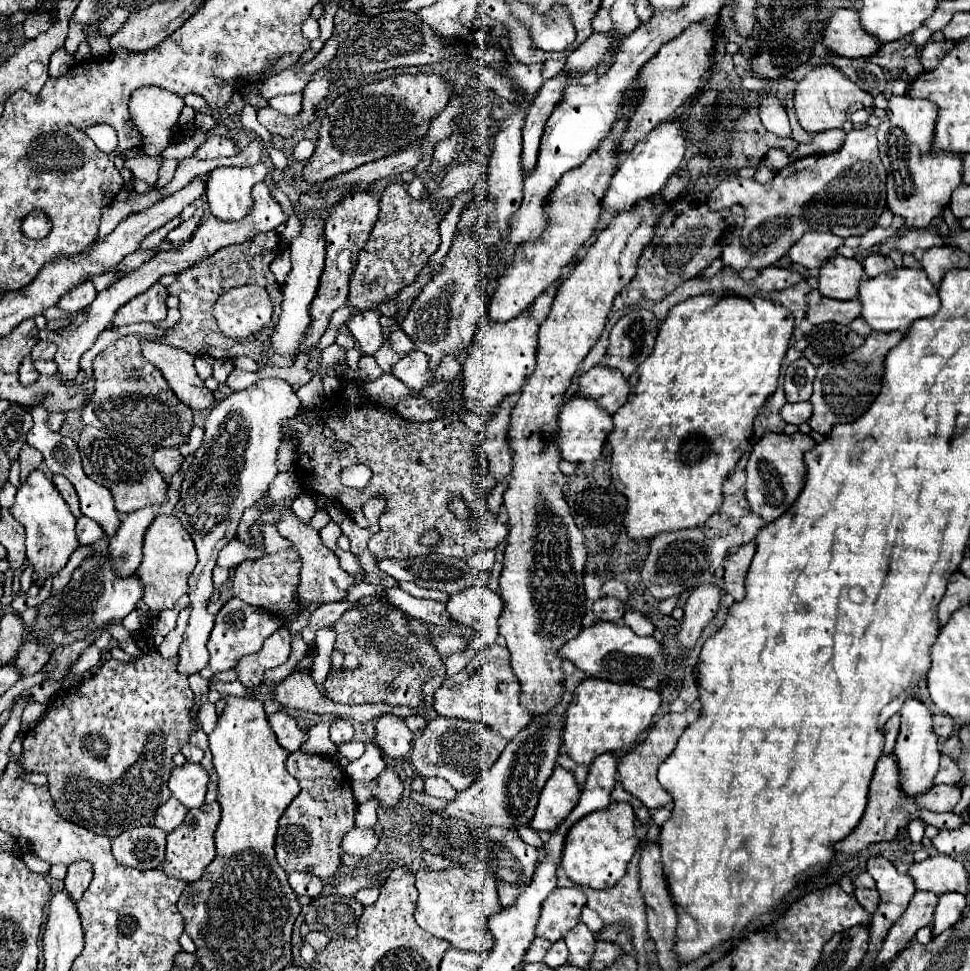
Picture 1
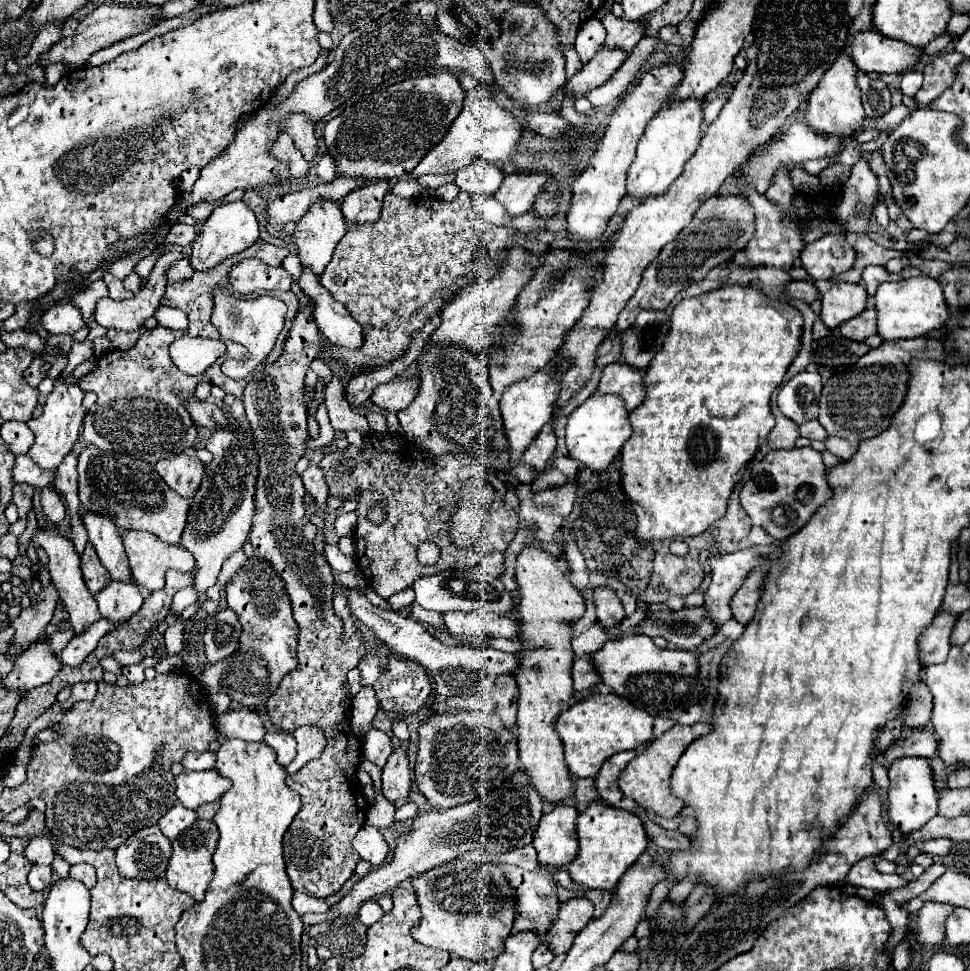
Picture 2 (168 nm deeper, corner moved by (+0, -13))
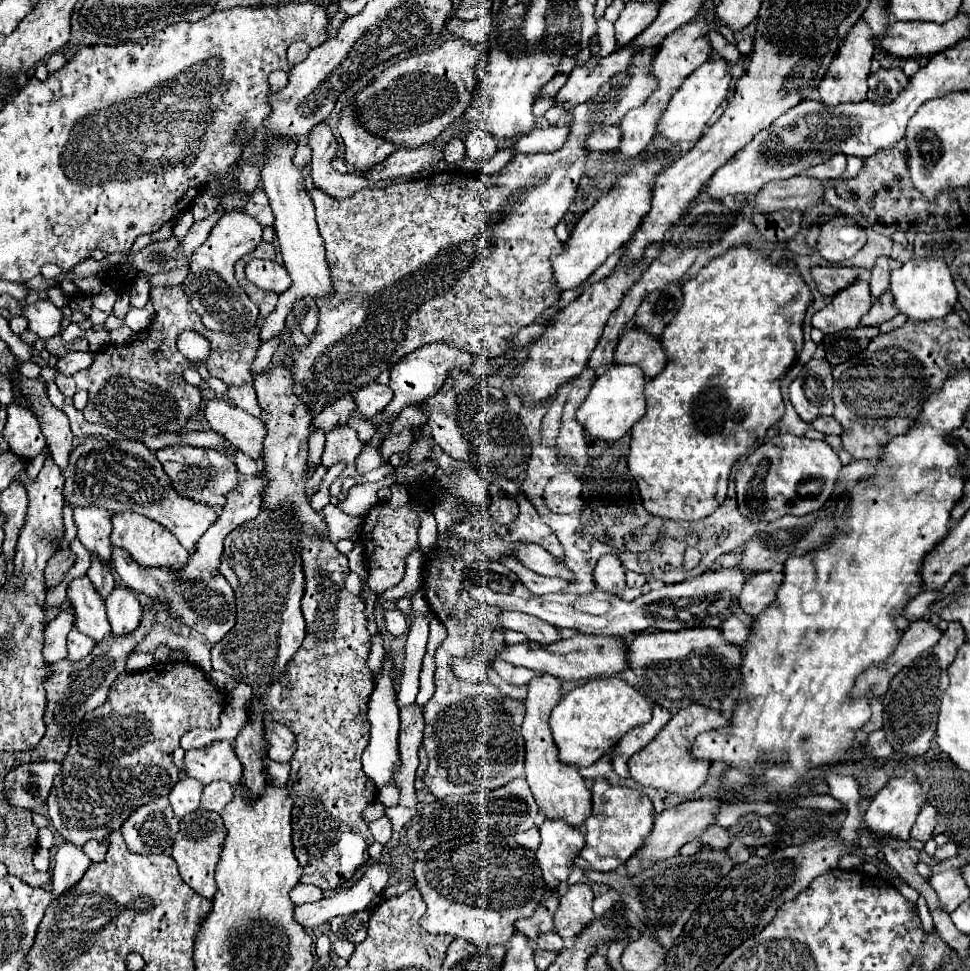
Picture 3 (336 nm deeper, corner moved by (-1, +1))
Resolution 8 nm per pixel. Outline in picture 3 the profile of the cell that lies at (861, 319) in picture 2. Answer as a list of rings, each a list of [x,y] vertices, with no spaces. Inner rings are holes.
[[[887,290],[885,294],[881,294],[881,298],[877,298],[873,302],[871,310],[865,314],[865,326],[879,326],[879,324],[891,320],[897,314],[899,314],[899,310],[895,308],[895,298]]]

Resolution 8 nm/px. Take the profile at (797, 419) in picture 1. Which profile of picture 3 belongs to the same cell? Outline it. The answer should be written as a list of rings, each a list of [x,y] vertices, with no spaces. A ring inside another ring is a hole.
[[[833,416],[831,418],[817,418],[811,426],[817,432],[821,432],[821,434],[835,434],[835,436],[839,436],[843,432],[843,426]]]

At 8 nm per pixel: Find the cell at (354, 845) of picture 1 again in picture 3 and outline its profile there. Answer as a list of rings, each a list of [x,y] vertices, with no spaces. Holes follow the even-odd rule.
[[[381,816],[379,820],[375,820],[375,822],[369,824],[369,830],[371,830],[375,842],[387,844],[389,838],[391,838],[391,820],[387,816]]]

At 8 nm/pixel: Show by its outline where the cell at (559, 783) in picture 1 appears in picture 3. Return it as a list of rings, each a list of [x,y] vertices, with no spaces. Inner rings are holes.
[[[545,820],[541,824],[541,844],[537,848],[537,862],[543,870],[543,878],[547,882],[549,890],[559,890],[559,884],[563,884],[569,878],[569,870],[573,866],[573,860],[579,856],[579,852],[585,846],[585,836],[579,828],[567,826],[563,820]]]

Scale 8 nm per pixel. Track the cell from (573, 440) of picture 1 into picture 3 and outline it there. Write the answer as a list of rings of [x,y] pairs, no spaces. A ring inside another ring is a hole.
[[[611,364],[611,368],[597,376],[587,400],[577,410],[577,420],[593,440],[617,440],[645,414],[645,374],[635,364]]]

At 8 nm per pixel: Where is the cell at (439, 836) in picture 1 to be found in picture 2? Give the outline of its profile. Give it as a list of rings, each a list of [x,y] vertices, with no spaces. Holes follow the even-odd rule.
[[[498,862],[496,864],[510,888],[512,888],[512,894],[514,894],[514,902],[516,902],[516,912],[514,912],[514,928],[512,928],[512,934],[518,934],[522,930],[532,930],[536,934],[544,934],[546,930],[550,930],[550,924],[556,920],[558,916],[558,898],[556,898],[556,884],[550,876],[550,872],[546,872],[544,868],[540,870],[522,870],[518,866],[510,866],[510,864],[502,864]]]

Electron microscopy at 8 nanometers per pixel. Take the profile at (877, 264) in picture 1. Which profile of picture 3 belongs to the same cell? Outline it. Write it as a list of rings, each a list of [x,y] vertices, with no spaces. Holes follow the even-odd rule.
[[[879,258],[877,264],[873,266],[871,270],[871,296],[873,298],[879,298],[887,288],[889,288],[889,276],[891,276],[891,271],[898,269],[902,266],[897,260],[889,258]]]

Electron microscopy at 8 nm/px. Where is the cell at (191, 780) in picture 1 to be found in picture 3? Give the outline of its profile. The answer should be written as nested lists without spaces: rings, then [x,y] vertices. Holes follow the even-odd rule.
[[[225,740],[185,754],[185,776],[191,776],[201,784],[225,780],[235,786],[241,782],[241,772],[243,766],[233,746]]]

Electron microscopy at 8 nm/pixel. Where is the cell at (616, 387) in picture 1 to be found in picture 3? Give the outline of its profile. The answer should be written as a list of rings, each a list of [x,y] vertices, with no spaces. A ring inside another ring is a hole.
[[[633,328],[619,338],[619,344],[615,350],[615,362],[637,364],[639,368],[643,368],[645,378],[651,380],[665,368],[667,356],[657,336],[651,336],[645,330]]]

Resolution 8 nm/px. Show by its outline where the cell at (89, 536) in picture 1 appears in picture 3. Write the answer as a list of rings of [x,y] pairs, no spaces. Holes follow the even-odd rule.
[[[93,554],[93,564],[91,564],[89,572],[87,572],[87,578],[91,580],[95,592],[97,592],[103,600],[111,594],[111,590],[113,590],[113,586],[115,586],[113,574],[111,574],[109,566],[103,564],[95,554]]]

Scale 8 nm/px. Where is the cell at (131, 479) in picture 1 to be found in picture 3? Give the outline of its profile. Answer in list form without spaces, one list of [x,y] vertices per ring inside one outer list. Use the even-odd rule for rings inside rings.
[[[85,438],[81,446],[77,446],[69,464],[63,470],[65,476],[65,500],[73,506],[99,506],[115,512],[137,512],[147,518],[153,518],[169,532],[177,536],[181,546],[195,552],[199,538],[207,532],[211,524],[217,522],[217,512],[199,502],[191,502],[187,498],[179,498],[175,490],[171,490],[171,482],[167,474],[163,474],[163,466],[155,454],[141,442],[135,440],[99,440]]]

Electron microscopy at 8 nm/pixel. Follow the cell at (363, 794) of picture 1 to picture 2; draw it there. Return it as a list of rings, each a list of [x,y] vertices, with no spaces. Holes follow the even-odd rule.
[[[396,748],[386,766],[382,768],[382,794],[386,800],[396,802],[400,798],[406,798],[410,792],[410,766],[408,766],[408,756],[404,748]]]

